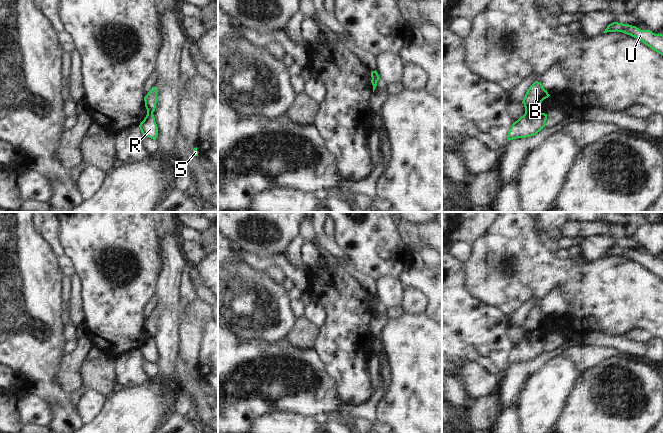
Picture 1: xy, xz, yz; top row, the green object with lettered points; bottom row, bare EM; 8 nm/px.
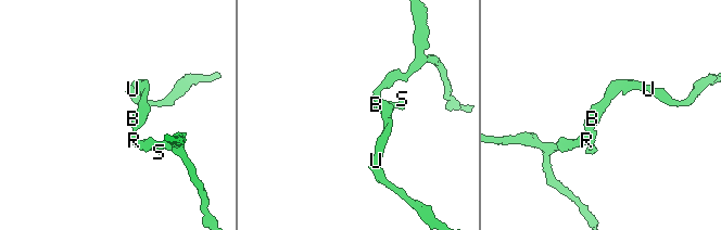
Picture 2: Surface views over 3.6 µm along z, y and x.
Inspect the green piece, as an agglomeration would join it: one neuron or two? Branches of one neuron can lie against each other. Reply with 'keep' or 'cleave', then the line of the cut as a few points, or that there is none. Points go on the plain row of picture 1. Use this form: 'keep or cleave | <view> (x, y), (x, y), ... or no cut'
cleave | yz (538, 335), (525, 337)

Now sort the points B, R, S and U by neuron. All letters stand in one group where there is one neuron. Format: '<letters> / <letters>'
B U / R S

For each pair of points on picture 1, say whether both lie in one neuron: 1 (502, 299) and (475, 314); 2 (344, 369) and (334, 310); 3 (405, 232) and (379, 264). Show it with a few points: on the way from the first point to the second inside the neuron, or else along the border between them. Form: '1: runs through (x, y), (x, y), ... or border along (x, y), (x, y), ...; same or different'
1: border along (470, 294), (497, 307), (506, 316); different
2: runs through (344, 354), (344, 325); same
3: border along (397, 222), (397, 232), (400, 238), (411, 248); different

